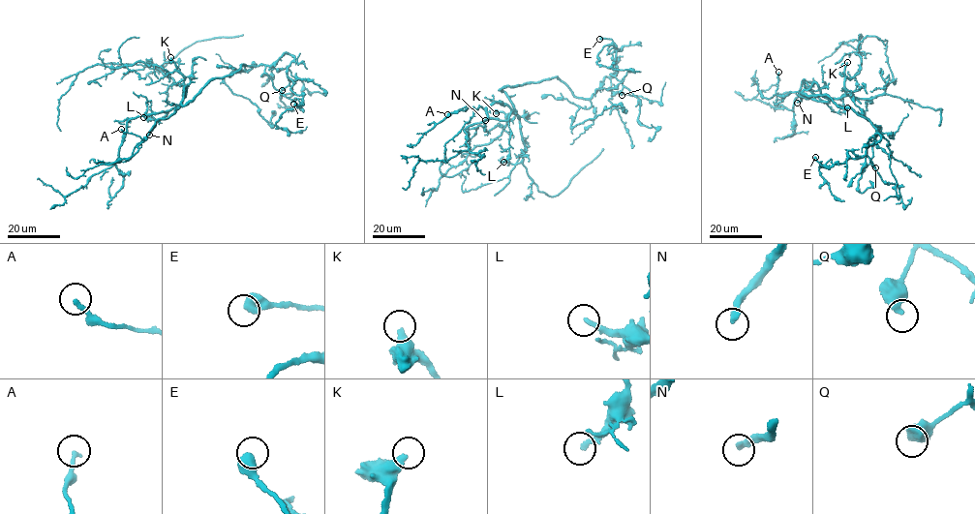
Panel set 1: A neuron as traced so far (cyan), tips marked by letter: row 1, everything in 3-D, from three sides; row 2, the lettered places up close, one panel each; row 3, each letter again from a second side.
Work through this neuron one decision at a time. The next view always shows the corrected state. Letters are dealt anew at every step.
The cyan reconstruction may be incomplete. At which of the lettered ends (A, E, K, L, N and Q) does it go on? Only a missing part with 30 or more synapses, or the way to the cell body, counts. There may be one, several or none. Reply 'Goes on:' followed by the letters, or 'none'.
Goes on: N

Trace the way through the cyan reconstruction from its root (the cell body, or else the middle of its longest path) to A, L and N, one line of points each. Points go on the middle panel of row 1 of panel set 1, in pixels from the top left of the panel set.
A: (519, 85), (500, 90), (505, 93), (515, 111), (499, 102), (476, 109), (468, 105), (447, 114)
L: (519, 85), (500, 90), (505, 93), (515, 110), (508, 121), (511, 132), (509, 152), (503, 162)
N: (519, 85), (500, 90), (505, 93), (515, 111), (494, 103), (487, 106), (488, 116), (485, 120)

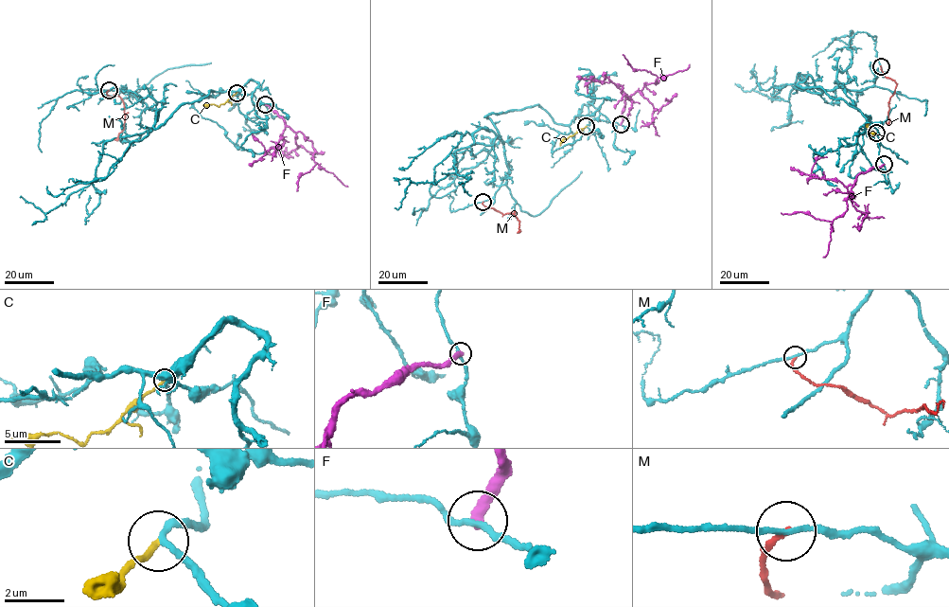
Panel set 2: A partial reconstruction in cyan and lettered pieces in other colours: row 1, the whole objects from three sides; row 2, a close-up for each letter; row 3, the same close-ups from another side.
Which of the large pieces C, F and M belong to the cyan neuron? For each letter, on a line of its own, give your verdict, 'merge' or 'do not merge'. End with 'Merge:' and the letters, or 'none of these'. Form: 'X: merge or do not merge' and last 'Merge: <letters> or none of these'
C: do not merge
F: do not merge
M: do not merge
Merge: none of these

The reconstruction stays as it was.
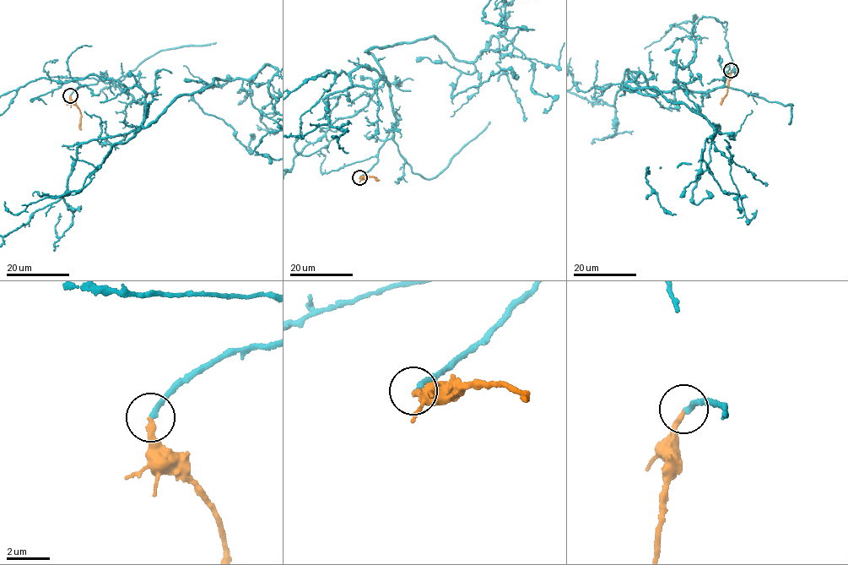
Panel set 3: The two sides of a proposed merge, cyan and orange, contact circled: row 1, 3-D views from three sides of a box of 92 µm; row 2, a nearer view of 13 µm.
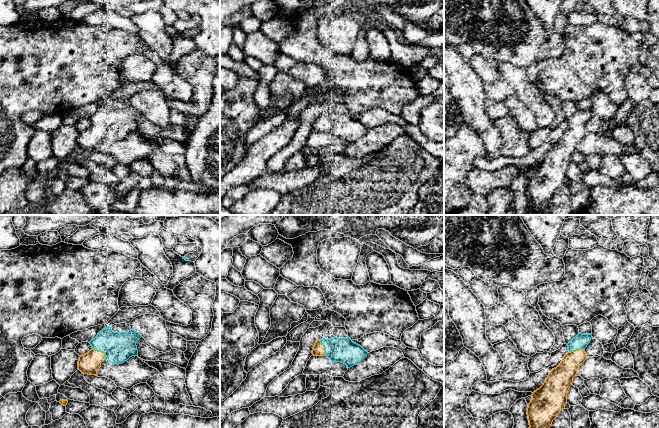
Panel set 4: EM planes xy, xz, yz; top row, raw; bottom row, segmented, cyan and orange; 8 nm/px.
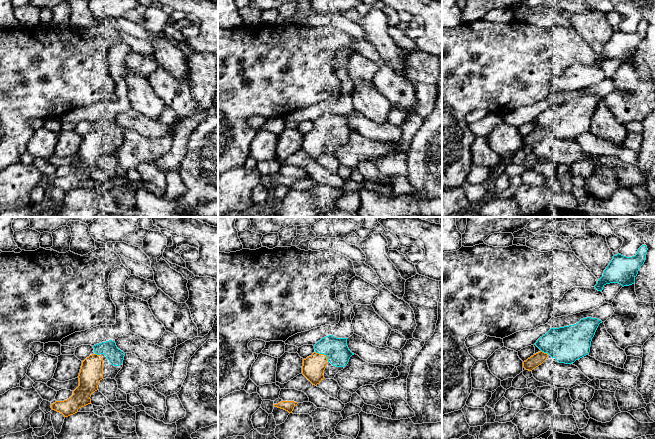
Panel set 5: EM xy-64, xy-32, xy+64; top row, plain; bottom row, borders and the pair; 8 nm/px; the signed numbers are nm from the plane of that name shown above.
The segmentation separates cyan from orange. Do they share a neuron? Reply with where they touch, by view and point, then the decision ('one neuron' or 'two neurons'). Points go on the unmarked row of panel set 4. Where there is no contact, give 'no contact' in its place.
meets cyan in xy at (101, 127); one neuron

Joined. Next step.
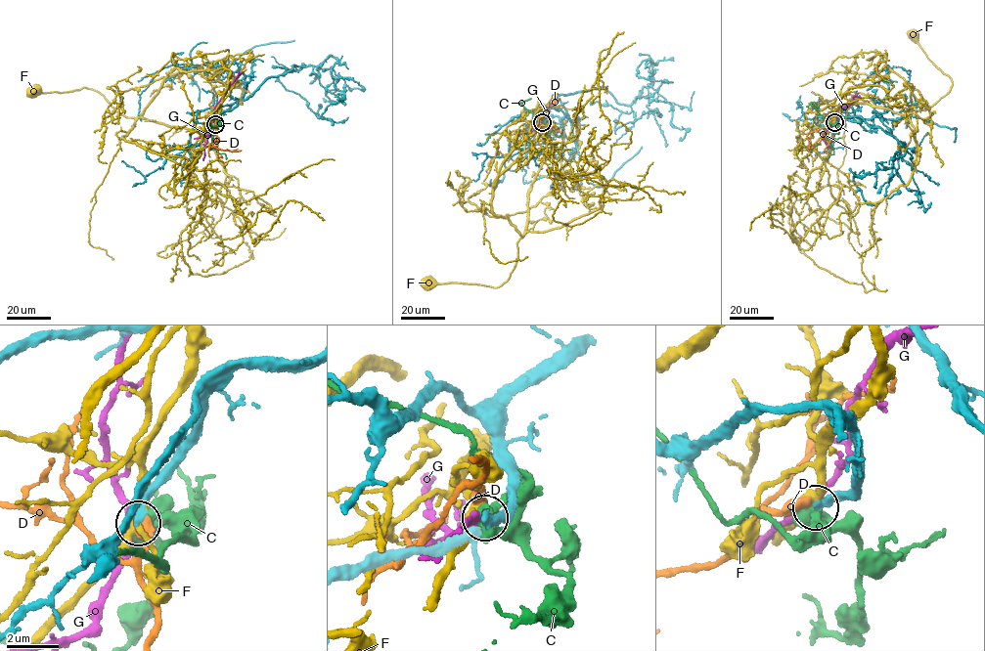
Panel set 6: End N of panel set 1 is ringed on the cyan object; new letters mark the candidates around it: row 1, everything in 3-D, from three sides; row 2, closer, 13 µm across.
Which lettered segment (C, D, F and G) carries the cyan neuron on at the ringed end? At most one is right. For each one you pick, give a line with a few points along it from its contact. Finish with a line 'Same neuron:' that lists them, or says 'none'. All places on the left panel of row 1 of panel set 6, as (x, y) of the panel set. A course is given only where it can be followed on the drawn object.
Same neuron: none

